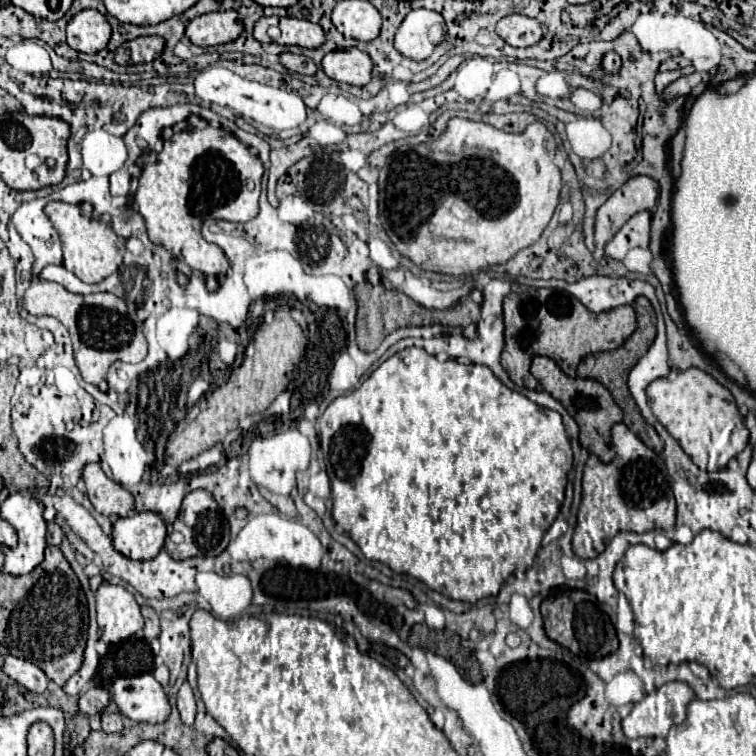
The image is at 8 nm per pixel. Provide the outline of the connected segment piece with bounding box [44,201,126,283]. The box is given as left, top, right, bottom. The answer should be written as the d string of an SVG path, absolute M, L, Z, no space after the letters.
M52 201L44 207L44 213L52 221L54 229L62 239L64 251L64 267L80 277L84 283L98 283L118 271L122 257L124 257L124 239L114 233L114 229L104 223L100 217L92 217L92 213L83 214L79 204Z

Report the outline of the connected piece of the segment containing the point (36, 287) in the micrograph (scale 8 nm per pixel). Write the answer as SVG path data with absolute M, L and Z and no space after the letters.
M32 279L24 295L24 309L30 315L52 315L66 325L74 343L76 365L86 383L98 385L102 379L106 379L106 373L114 361L138 363L146 357L148 343L142 327L130 319L126 303L114 293L76 295L58 283Z

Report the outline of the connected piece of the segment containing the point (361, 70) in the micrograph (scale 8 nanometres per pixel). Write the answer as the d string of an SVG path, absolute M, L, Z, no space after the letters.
M352 47L348 51L332 51L322 59L324 73L340 83L366 85L372 75L372 59L364 51Z

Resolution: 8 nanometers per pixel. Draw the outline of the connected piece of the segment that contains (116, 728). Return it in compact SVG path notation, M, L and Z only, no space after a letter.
M102 713L102 731L120 733L124 729L120 713Z

